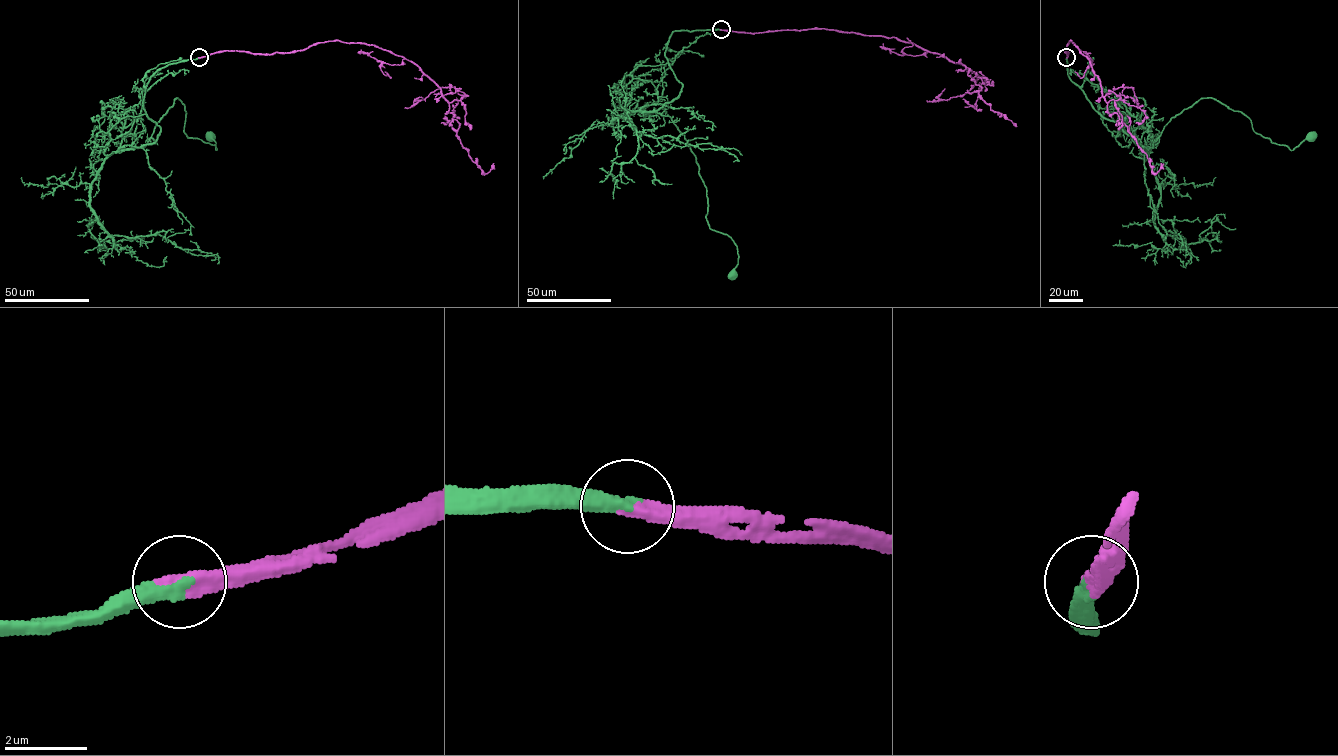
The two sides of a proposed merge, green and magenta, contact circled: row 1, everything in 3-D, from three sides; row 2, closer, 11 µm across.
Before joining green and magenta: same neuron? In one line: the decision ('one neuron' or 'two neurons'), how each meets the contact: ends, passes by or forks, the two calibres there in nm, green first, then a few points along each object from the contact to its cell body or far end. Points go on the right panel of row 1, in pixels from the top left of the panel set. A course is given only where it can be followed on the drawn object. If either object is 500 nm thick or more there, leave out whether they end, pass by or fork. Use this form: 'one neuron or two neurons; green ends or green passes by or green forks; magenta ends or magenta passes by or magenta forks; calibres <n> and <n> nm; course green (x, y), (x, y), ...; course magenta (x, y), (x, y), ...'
one neuron; green ends; magenta ends; calibres 400 and 440 nm; course green (1066, 58), (1091, 106), (1148, 148), (1204, 97), (1291, 150), (1312, 136); course magenta (1066, 58), (1071, 41), (1089, 60), (1108, 113), (1116, 113), (1127, 127), (1153, 172), (1157, 173), (1161, 163)

